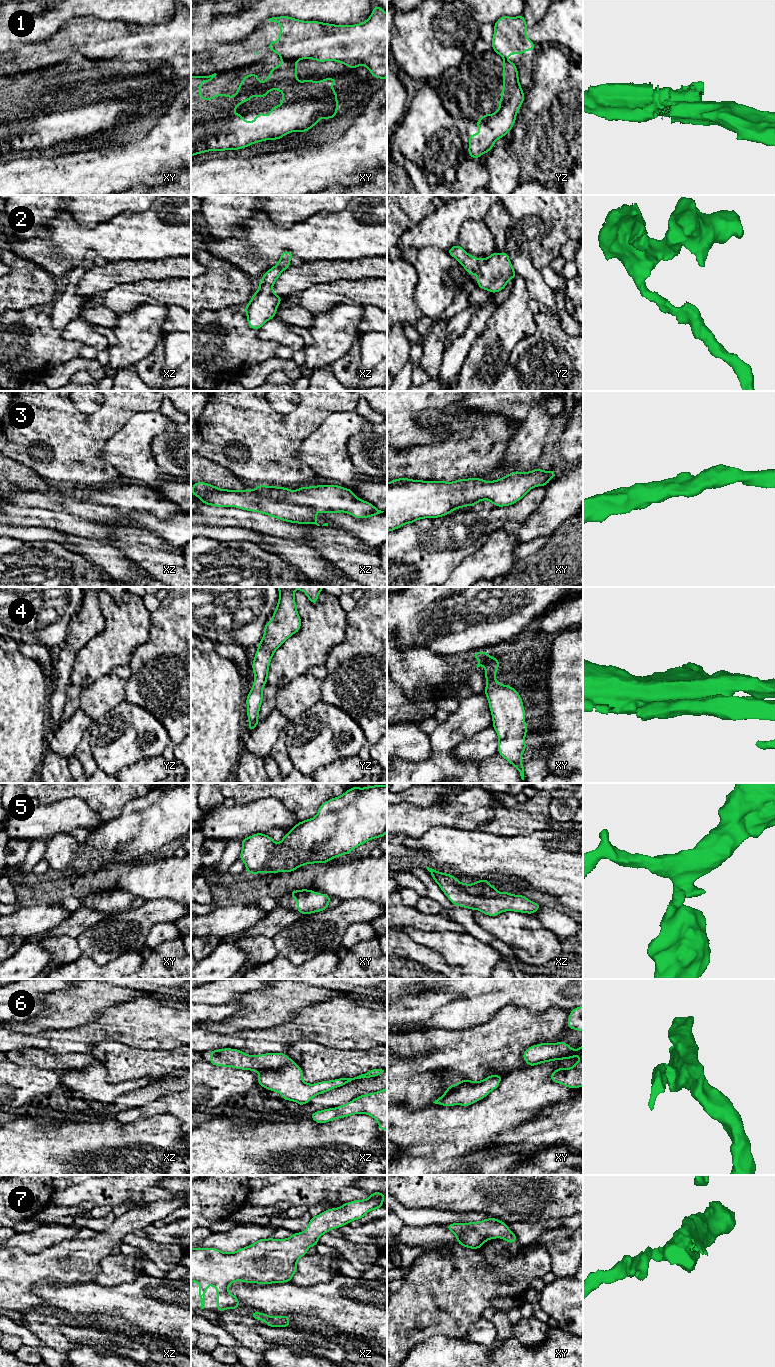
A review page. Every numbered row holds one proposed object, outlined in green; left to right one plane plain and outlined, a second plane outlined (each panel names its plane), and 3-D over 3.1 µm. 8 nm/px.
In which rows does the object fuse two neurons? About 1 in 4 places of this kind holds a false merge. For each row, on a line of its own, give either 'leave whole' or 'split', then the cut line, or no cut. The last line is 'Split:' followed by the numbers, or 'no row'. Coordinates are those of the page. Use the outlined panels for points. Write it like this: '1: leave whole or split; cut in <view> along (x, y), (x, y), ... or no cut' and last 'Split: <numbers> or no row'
1: split; cut in xy along (281, 57), (296, 60)
2: leave whole; no cut
3: leave whole; no cut
4: leave whole; no cut
5: leave whole; no cut
6: leave whole; no cut
7: leave whole; no cut
Split: 1

